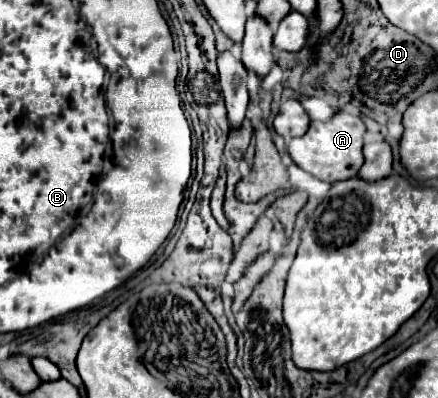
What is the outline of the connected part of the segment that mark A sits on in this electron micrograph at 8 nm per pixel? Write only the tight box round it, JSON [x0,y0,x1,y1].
[289,111,367,183]

